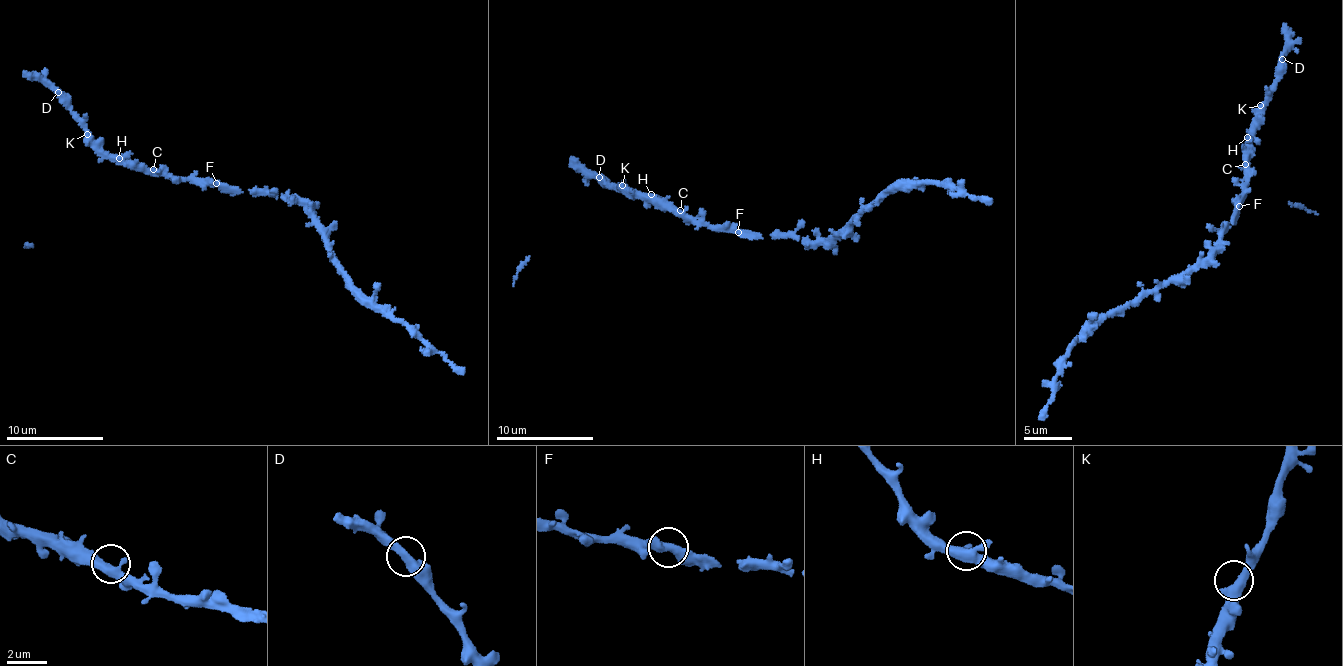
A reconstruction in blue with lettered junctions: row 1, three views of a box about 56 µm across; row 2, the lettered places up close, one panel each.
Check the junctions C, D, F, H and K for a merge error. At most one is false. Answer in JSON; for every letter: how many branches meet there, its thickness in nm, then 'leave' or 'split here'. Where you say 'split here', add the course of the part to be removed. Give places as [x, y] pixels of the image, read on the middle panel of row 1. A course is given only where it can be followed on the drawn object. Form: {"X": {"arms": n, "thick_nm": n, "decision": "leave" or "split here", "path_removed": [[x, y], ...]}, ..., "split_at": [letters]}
{"C": {"arms": 2, "thick_nm": 480, "decision": "leave"}, "D": {"arms": 2, "thick_nm": 440, "decision": "leave"}, "F": {"arms": 2, "thick_nm": 480, "decision": "leave"}, "H": {"arms": 5, "thick_nm": 420, "decision": "leave"}, "K": {"arms": 2, "thick_nm": 480, "decision": "leave"}, "split_at": []}

